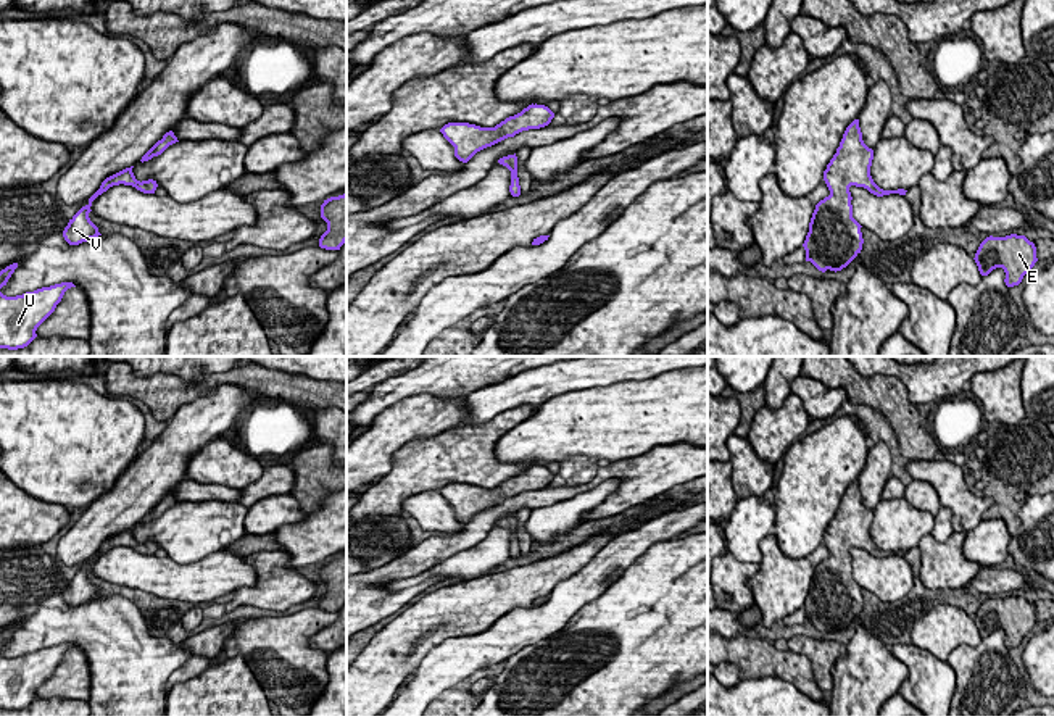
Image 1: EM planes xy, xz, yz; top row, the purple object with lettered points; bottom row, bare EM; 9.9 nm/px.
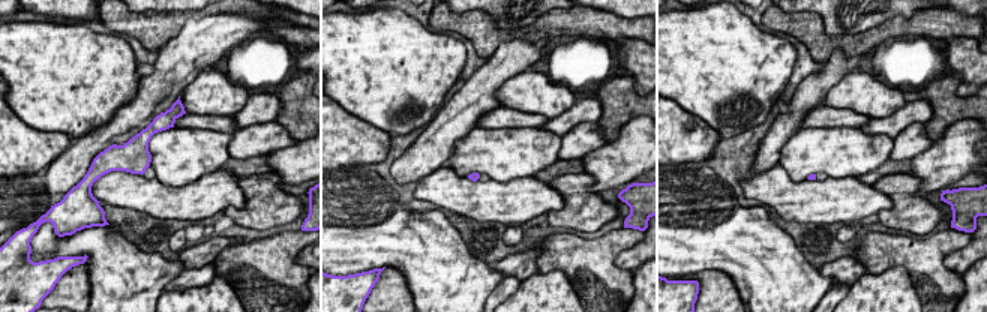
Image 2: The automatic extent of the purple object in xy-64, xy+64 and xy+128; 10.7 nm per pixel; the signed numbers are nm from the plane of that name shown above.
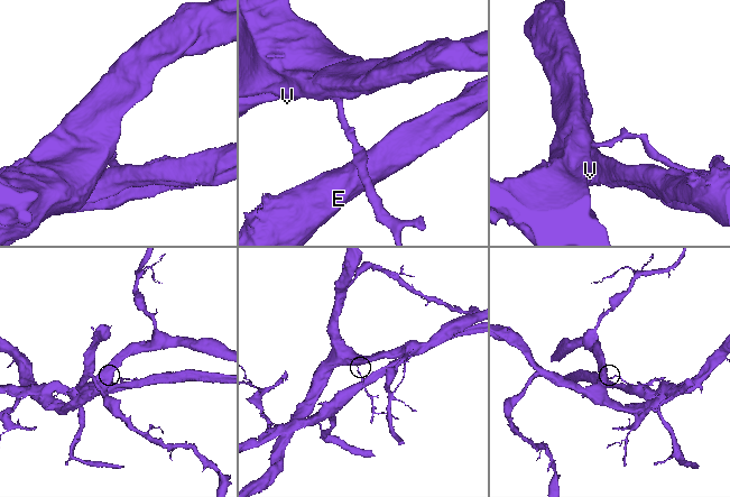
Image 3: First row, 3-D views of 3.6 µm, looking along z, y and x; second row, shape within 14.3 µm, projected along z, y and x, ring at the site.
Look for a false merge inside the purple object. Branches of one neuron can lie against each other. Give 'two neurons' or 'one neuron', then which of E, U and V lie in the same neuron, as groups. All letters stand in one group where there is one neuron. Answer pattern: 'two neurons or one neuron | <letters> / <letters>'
two neurons | E / U V

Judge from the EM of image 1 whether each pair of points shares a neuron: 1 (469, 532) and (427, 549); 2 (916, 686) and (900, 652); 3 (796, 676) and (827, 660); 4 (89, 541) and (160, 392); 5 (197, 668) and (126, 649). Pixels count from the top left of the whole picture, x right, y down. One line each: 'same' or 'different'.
1: same
2: same
3: different
4: different
5: different

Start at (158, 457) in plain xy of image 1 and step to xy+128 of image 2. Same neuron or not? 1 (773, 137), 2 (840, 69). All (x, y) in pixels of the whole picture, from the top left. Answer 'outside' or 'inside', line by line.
1: inside
2: inside

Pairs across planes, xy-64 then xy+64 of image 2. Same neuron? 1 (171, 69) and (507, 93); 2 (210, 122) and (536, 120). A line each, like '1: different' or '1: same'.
1: different
2: same

